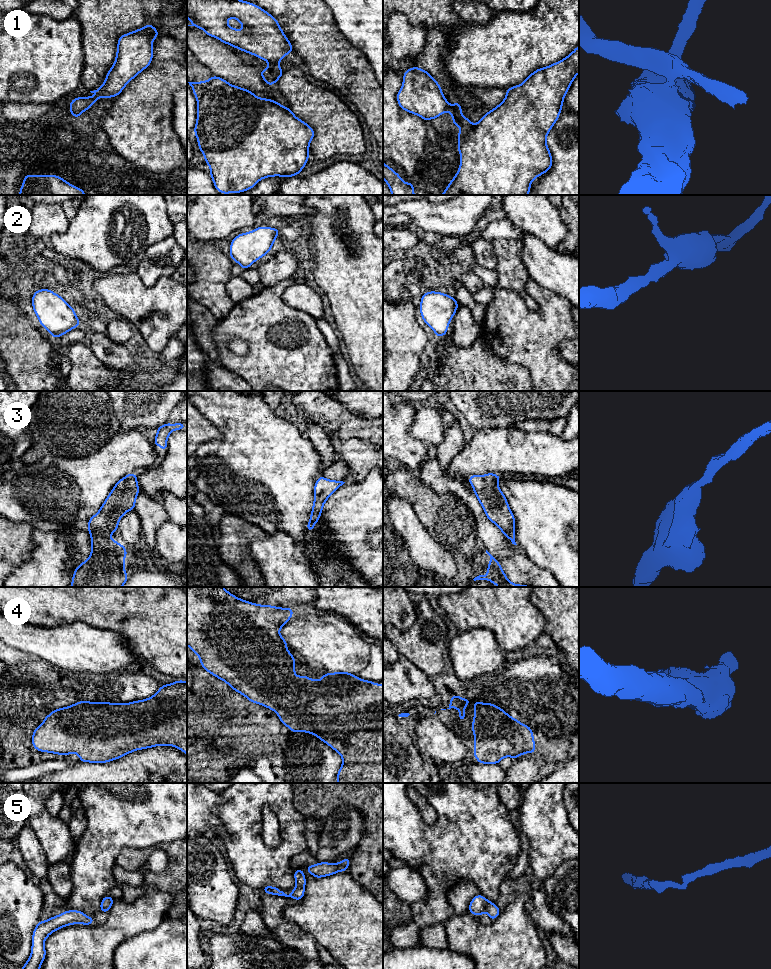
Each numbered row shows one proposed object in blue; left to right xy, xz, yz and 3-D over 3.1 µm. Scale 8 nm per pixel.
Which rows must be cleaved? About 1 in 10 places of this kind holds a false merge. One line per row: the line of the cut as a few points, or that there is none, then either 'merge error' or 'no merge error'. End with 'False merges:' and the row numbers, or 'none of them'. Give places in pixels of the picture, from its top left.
1: cut xz (278, 60), (268, 62); merge error
2: cut none; no merge error
3: cut none; no merge error
4: cut none; no merge error
5: cut none; no merge error
False merges: 1

